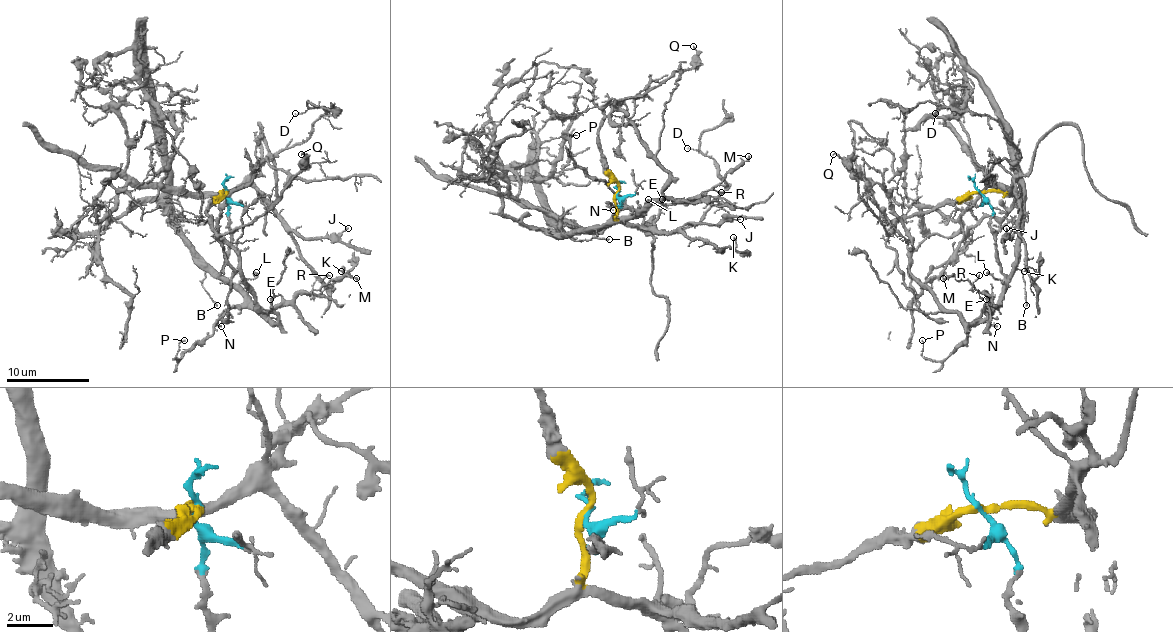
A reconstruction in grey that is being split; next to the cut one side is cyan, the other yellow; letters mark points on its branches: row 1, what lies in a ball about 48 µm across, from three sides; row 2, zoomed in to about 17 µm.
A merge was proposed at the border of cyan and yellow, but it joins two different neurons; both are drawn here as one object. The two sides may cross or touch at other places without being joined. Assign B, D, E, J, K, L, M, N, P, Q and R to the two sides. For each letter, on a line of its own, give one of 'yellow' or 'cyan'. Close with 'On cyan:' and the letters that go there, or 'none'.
B: cyan
D: yellow
E: cyan
J: yellow
K: yellow
L: cyan
M: cyan
N: cyan
P: cyan
Q: yellow
R: cyan
On cyan: B, E, L, M, N, P, R

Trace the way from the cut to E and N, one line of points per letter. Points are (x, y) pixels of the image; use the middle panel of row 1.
E: (618, 192), (622, 207), (614, 215), (638, 217), (653, 203), (663, 199), (674, 201), (661, 199)
N: (618, 192), (622, 207), (614, 215), (632, 217), (636, 213), (632, 209), (609, 205), (614, 209)

